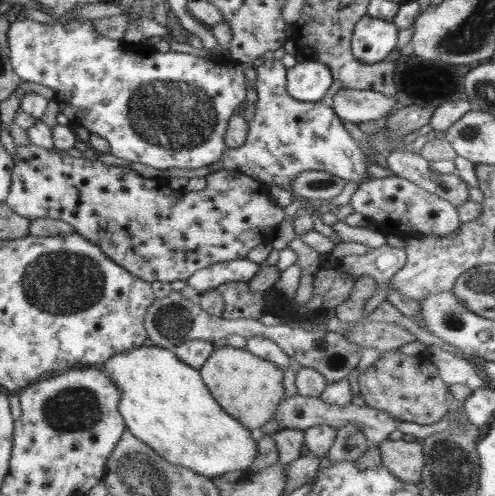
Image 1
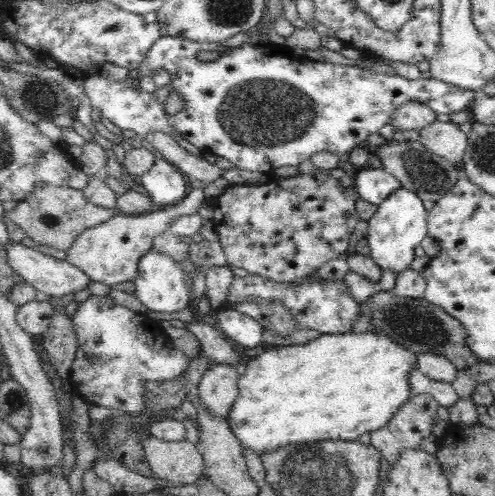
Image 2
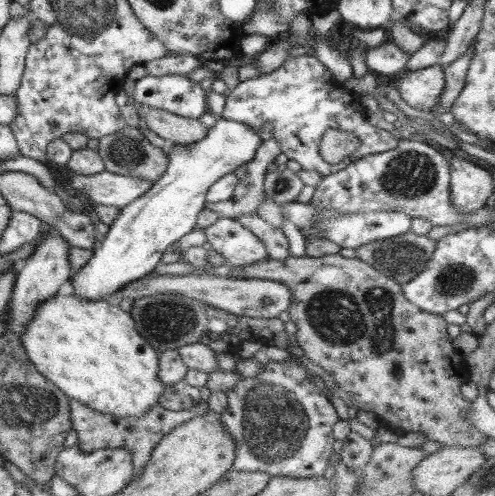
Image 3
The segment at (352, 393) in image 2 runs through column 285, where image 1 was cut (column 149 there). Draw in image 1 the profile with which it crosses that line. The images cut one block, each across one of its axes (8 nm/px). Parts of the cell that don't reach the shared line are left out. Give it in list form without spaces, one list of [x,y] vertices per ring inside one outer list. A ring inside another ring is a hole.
[[[141,346],[127,354],[111,356],[101,370],[121,388],[119,412],[127,430],[171,466],[191,470],[207,480],[229,472],[247,472],[257,456],[251,430],[225,412],[201,380],[195,368],[183,364],[173,350]]]

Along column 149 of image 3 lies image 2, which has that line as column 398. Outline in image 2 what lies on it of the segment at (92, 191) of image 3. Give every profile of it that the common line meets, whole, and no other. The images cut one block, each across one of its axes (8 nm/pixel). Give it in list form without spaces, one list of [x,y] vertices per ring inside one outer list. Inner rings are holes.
[[[366,168],[366,170],[358,170],[356,174],[356,184],[354,190],[358,194],[360,200],[366,200],[374,206],[382,204],[392,192],[396,192],[400,188],[400,180],[386,172],[384,168],[376,170],[376,168]]]

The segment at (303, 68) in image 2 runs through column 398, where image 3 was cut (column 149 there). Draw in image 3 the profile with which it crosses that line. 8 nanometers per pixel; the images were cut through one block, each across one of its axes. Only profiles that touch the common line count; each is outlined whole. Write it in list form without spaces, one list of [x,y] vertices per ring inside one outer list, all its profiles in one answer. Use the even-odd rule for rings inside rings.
[[[143,76],[135,80],[131,96],[135,104],[165,110],[185,120],[197,120],[207,112],[207,92],[201,90],[201,84],[187,80],[187,76]]]

